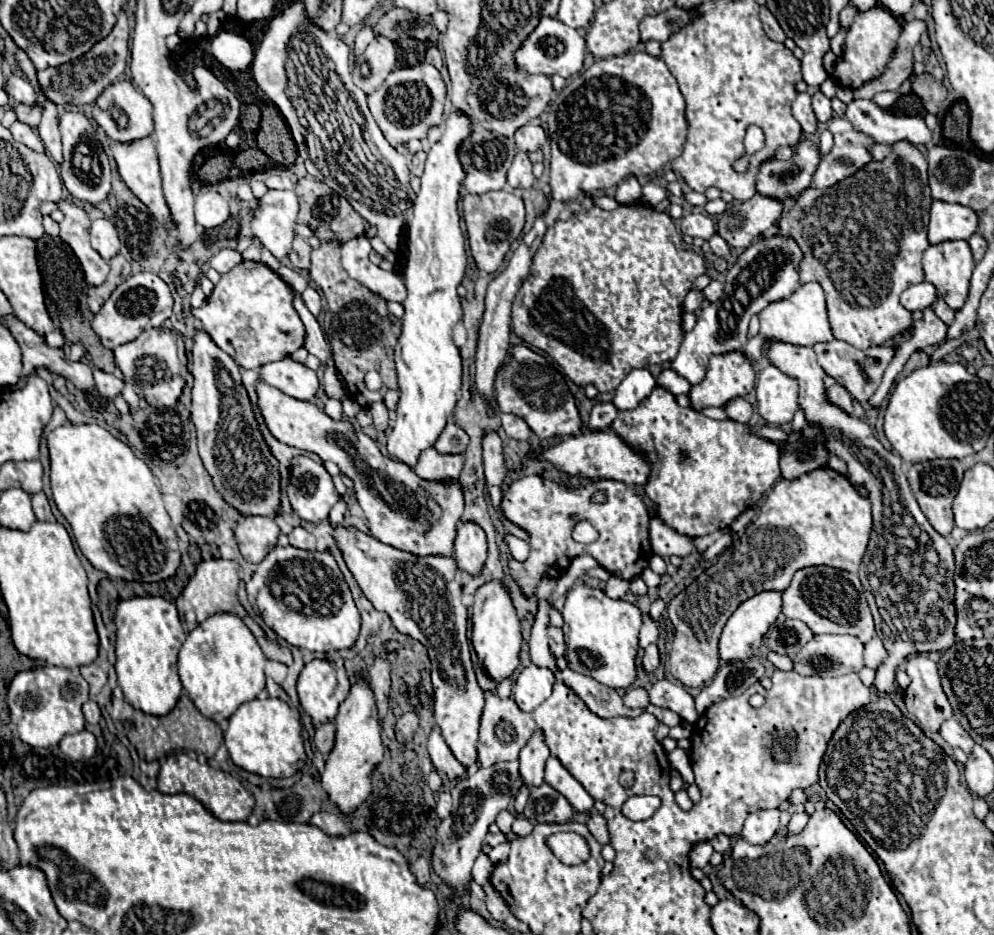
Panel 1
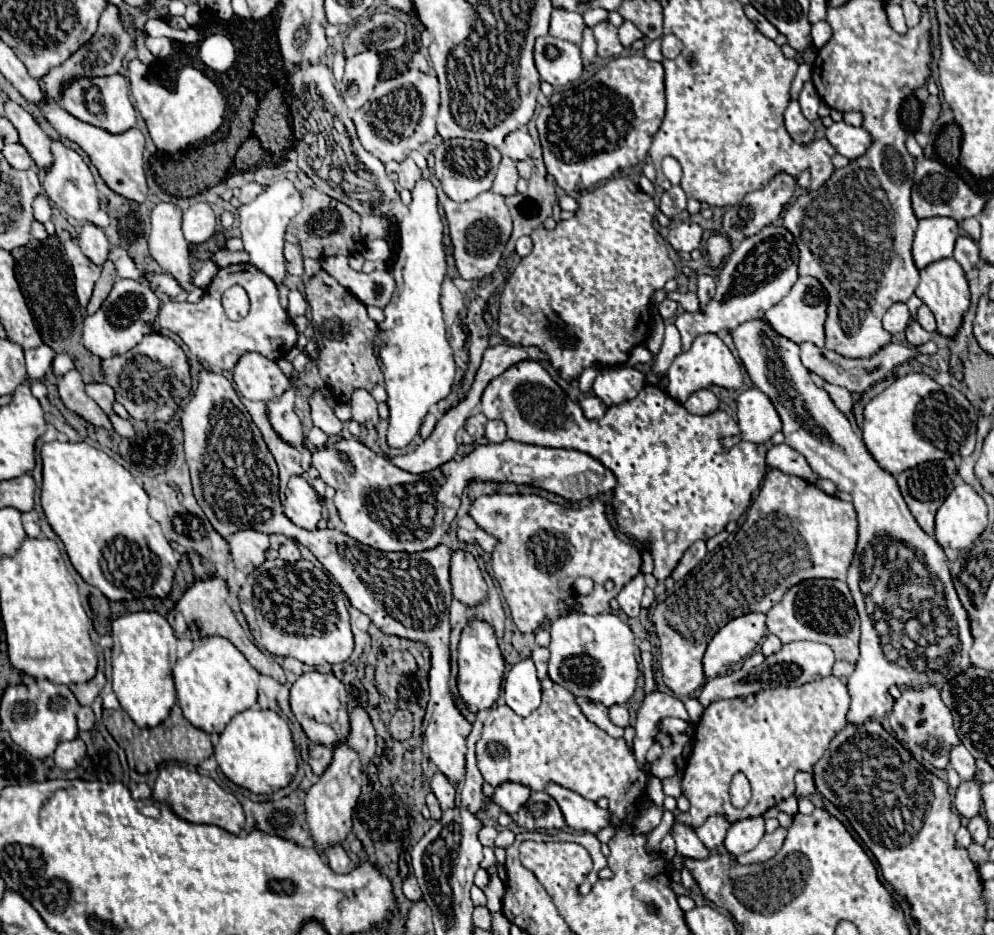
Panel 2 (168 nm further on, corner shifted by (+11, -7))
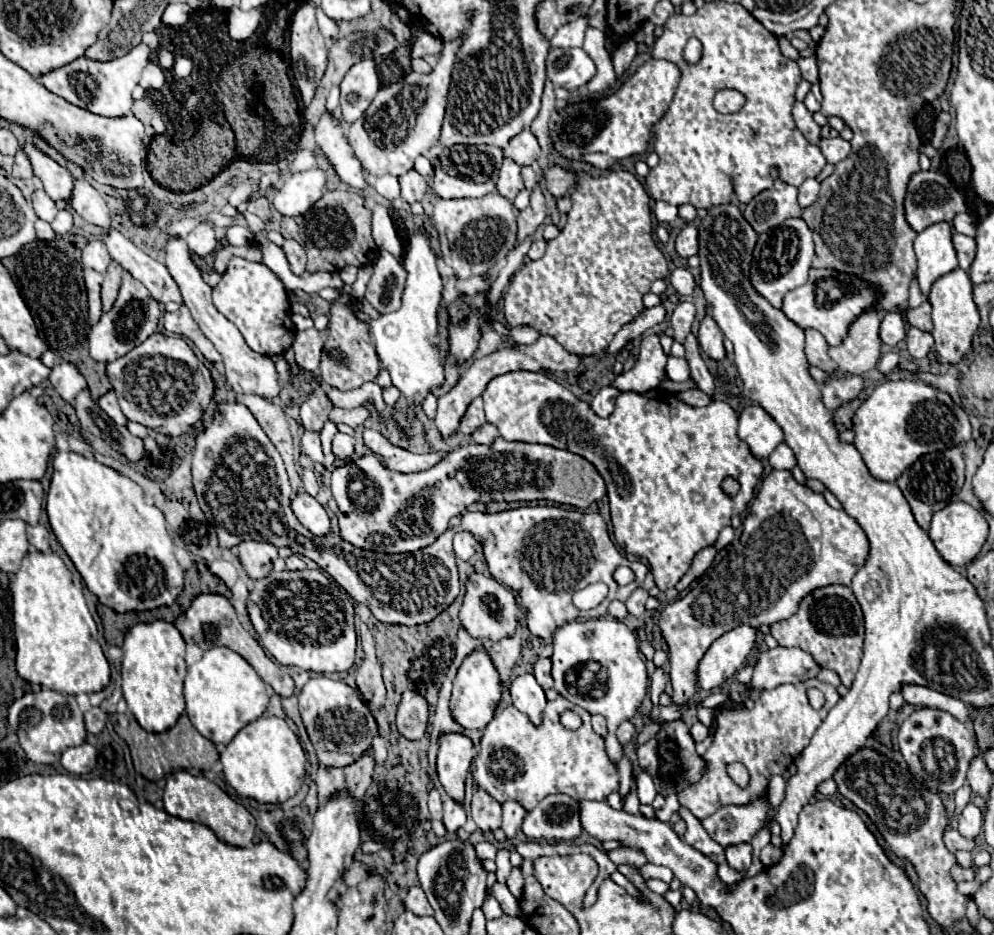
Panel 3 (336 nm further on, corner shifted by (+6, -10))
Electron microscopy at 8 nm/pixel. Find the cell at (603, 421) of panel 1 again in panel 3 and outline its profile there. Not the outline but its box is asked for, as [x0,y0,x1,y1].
[591,385,619,417]

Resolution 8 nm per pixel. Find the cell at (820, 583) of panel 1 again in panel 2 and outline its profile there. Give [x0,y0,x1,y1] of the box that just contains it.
[766,580,860,662]

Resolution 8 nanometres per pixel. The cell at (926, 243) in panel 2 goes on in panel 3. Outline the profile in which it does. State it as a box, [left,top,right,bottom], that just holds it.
[915,223,957,297]

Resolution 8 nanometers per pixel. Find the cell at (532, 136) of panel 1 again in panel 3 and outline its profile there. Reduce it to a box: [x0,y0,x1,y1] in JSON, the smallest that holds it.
[503,127,541,165]

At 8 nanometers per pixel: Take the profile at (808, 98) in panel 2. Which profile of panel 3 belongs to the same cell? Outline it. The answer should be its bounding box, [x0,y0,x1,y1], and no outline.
[805,83,821,113]

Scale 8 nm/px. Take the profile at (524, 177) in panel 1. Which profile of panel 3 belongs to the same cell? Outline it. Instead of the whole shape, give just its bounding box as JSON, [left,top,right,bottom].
[497,157,523,199]

